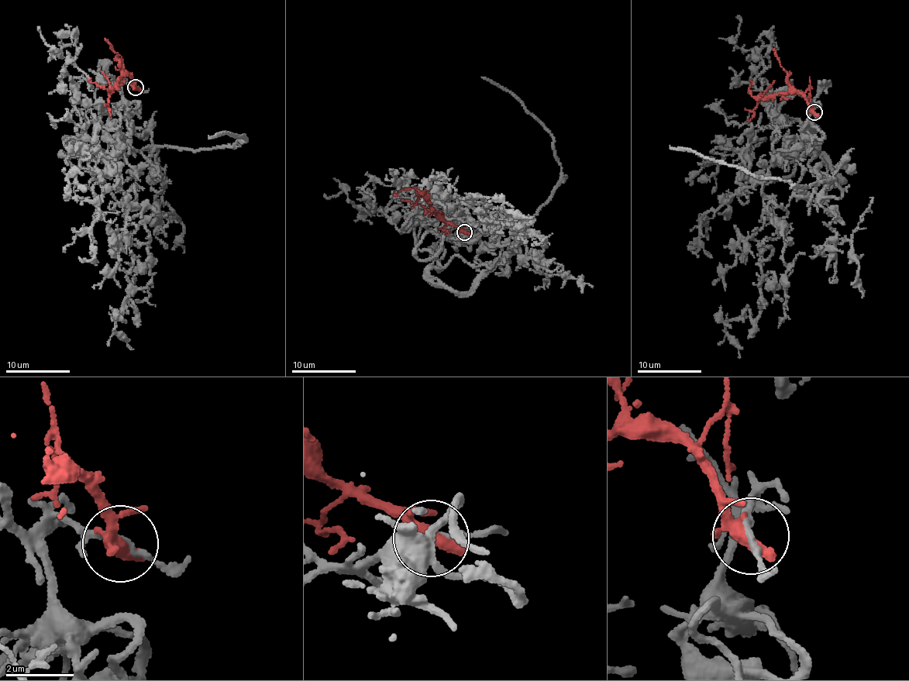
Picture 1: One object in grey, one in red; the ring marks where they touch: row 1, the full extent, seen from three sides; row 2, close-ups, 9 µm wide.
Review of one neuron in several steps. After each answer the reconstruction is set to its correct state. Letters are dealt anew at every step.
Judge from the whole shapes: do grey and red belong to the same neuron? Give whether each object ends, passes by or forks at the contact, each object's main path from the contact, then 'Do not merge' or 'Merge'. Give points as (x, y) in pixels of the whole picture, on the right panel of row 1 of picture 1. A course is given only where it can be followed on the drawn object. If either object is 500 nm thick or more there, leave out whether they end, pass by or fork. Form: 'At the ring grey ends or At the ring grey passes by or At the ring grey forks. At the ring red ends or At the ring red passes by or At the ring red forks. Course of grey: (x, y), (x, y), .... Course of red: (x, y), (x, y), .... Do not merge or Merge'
Course of grey: (814, 111), (811, 125), (802, 126), (815, 142), (810, 166), (837, 183), (793, 187), (669, 146). Course of red: (814, 111), (801, 94), (779, 92), (753, 96), (748, 91), (752, 83), (749, 80). Do not merge

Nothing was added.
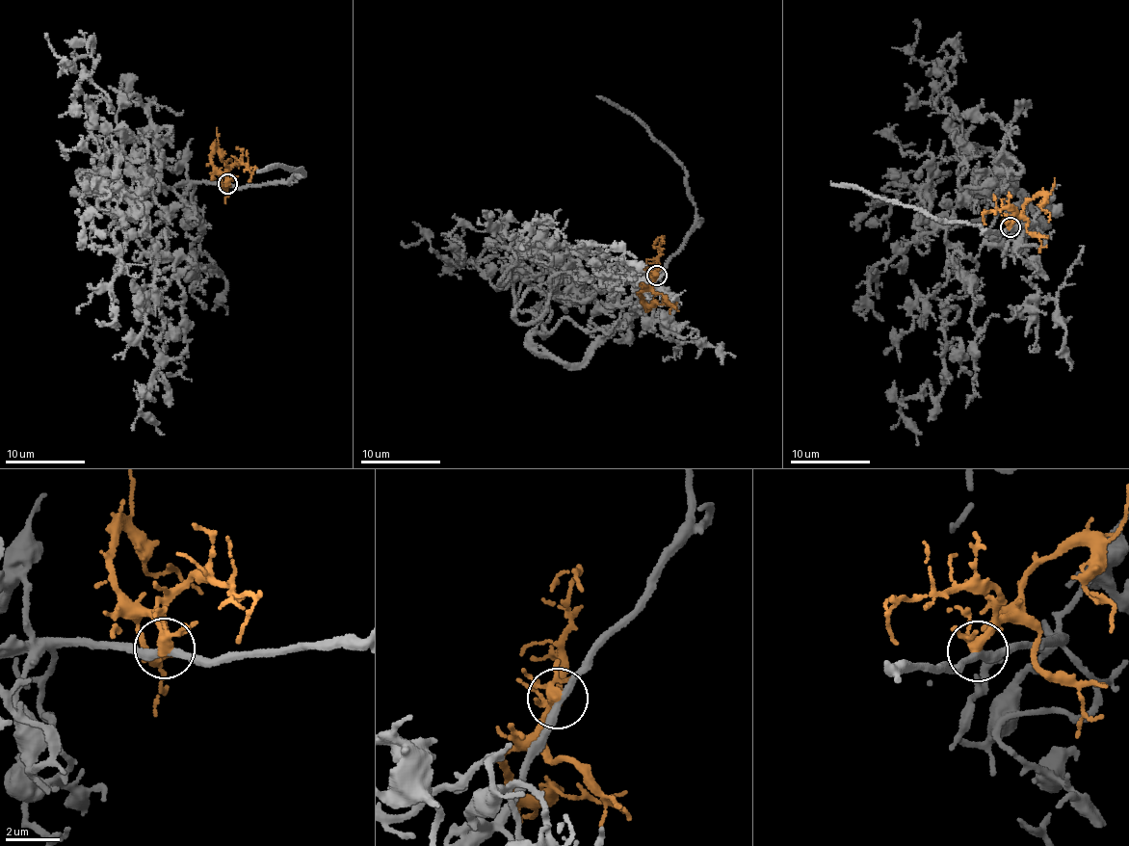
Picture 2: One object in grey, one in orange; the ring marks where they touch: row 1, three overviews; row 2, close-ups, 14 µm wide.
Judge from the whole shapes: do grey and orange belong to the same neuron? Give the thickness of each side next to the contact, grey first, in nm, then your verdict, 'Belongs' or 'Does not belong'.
Thickness 280 nm (grey) against 280 nm. Does not belong

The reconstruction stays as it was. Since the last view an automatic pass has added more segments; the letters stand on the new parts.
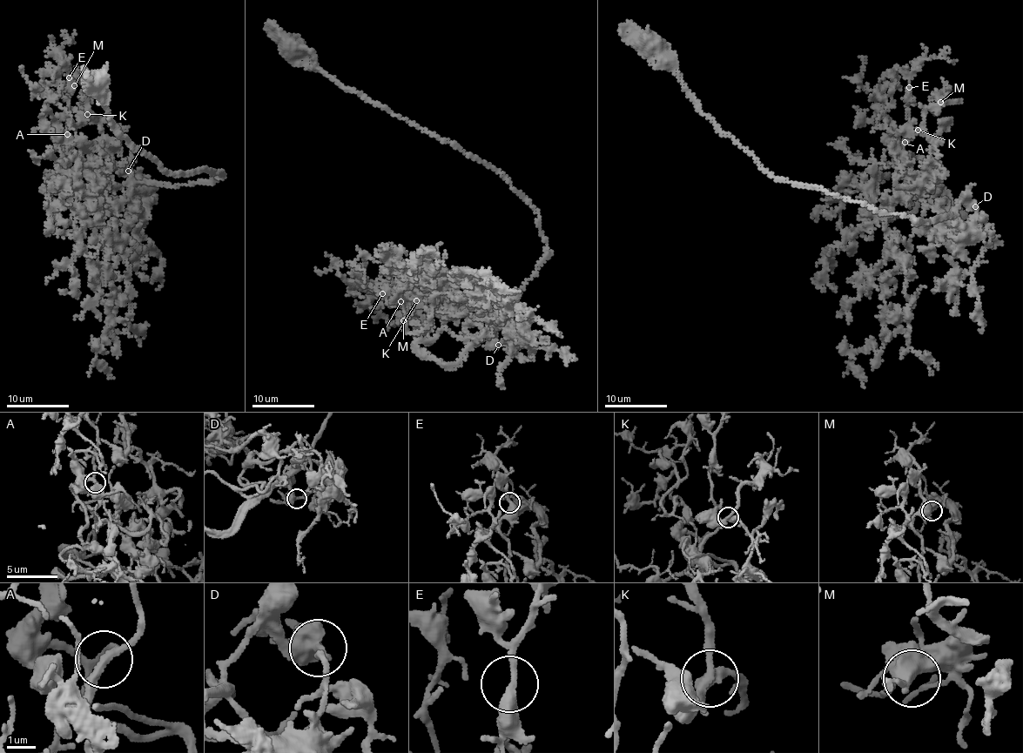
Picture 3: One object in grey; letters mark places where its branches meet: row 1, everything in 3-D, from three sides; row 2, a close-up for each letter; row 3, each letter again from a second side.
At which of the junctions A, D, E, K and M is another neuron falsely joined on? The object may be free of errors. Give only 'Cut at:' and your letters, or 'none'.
Cut at: D

